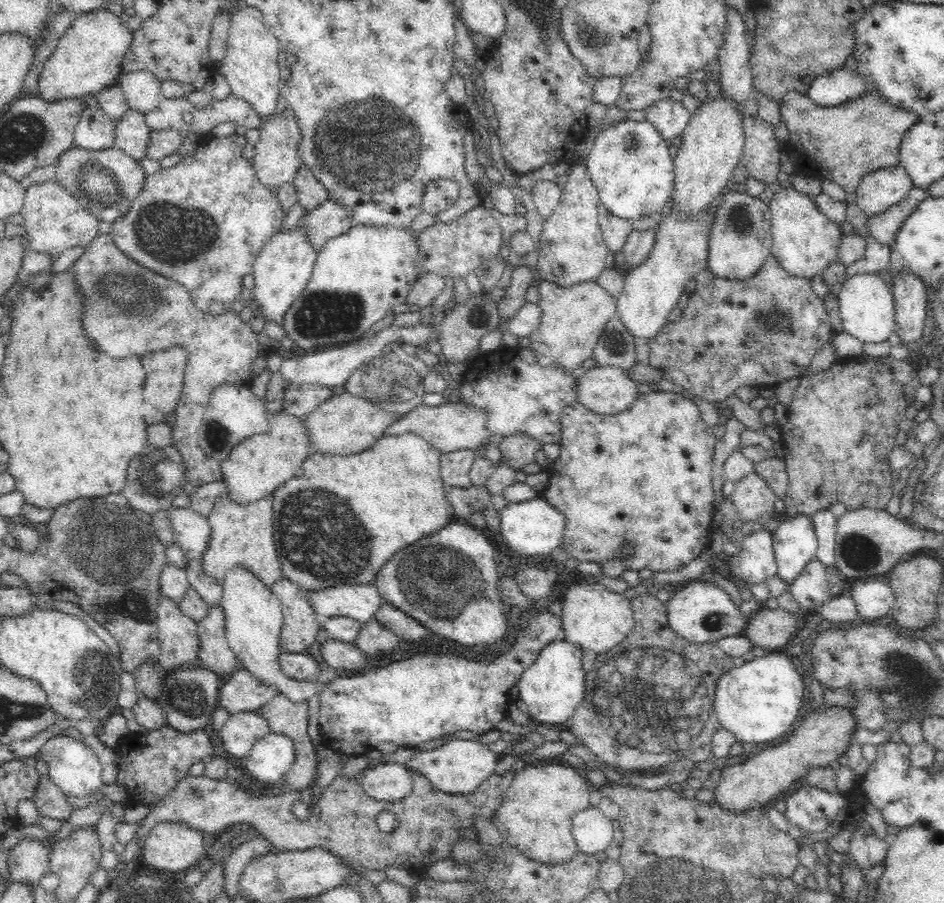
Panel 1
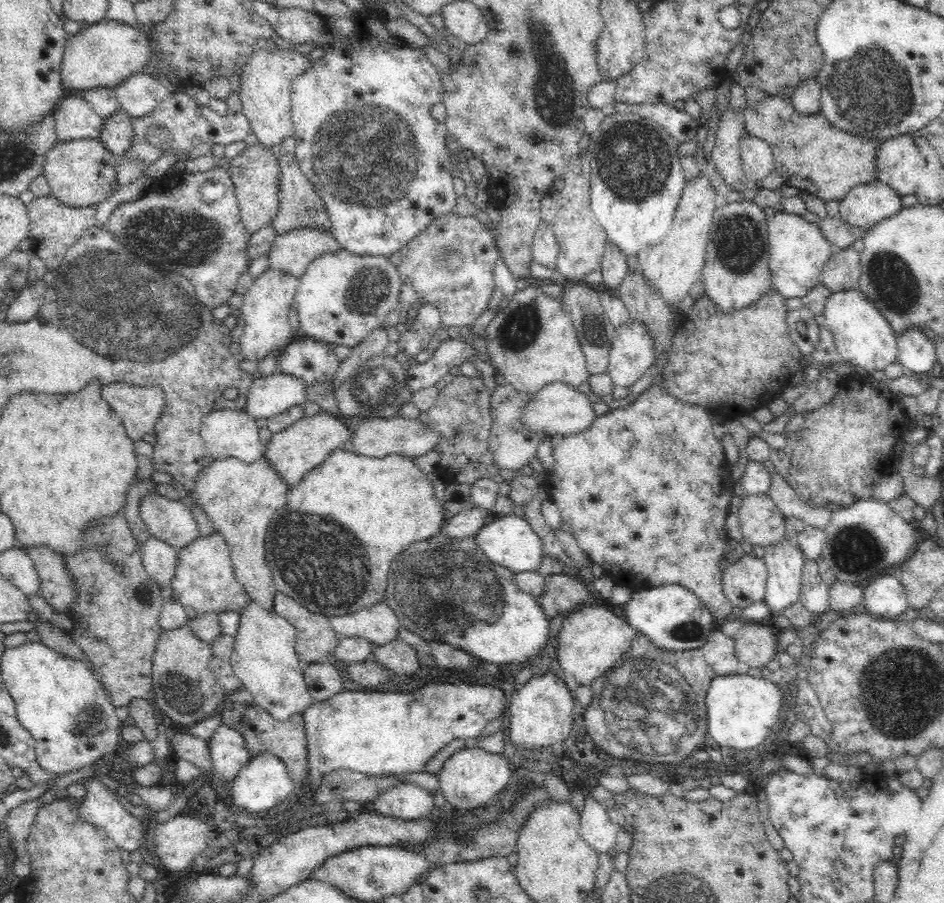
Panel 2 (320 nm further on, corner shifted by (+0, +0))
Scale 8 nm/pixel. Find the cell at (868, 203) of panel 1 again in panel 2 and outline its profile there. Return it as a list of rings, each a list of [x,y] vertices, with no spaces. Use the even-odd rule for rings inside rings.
[[[875,177],[870,182],[854,186],[846,193],[846,196],[839,200],[839,214],[837,216],[850,226],[866,228],[867,230],[877,222],[894,216],[902,210],[902,207],[902,196],[887,184],[882,184]]]

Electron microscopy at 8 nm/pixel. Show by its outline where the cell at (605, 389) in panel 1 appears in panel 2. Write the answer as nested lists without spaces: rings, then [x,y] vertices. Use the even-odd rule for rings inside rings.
[[[563,382],[547,384],[542,390],[535,392],[522,410],[521,421],[532,432],[545,432],[550,436],[556,434],[576,434],[586,430],[596,418],[593,410],[593,403],[590,402],[584,393],[578,391],[576,386],[570,386]]]

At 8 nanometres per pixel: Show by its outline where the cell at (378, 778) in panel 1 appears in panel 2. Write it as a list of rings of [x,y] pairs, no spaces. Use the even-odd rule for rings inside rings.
[[[402,782],[383,791],[372,802],[374,811],[383,816],[403,820],[419,820],[434,808],[433,794],[414,783]]]

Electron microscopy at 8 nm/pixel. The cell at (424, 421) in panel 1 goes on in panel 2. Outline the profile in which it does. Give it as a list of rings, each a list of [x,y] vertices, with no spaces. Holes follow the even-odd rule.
[[[396,416],[390,419],[361,419],[356,428],[351,428],[350,440],[347,440],[341,448],[354,454],[372,456],[374,458],[384,458],[388,454],[418,457],[426,454],[428,450],[434,450],[440,440],[439,432],[432,430],[426,425],[426,422],[421,423],[417,418],[408,419]]]

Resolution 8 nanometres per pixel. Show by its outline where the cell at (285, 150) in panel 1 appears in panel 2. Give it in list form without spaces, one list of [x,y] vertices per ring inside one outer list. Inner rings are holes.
[[[261,144],[244,147],[244,150],[230,159],[228,169],[240,211],[243,227],[250,235],[269,224],[279,209],[279,176],[280,167],[277,156],[279,147],[264,148]]]

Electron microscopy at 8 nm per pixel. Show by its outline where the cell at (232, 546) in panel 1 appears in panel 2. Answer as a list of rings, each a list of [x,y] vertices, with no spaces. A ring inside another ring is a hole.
[[[217,530],[178,551],[175,575],[169,584],[173,599],[182,604],[189,619],[204,612],[239,612],[251,601],[243,586],[235,580],[230,549]]]

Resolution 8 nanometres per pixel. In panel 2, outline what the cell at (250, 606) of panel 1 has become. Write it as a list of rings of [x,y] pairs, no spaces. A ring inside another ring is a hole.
[[[253,600],[240,613],[238,632],[234,636],[231,665],[255,704],[267,710],[274,720],[284,722],[294,714],[301,714],[313,702],[306,684],[303,667],[295,649],[296,631],[286,618],[270,610],[264,610]]]

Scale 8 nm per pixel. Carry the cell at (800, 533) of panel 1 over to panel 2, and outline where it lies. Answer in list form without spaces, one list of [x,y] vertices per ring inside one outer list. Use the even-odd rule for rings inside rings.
[[[788,539],[765,548],[763,561],[767,568],[767,581],[763,601],[770,614],[782,613],[784,608],[799,601],[805,556]]]

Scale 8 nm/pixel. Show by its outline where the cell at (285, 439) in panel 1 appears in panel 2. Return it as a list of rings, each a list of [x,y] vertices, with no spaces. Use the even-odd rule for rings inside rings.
[[[233,456],[214,459],[202,469],[194,488],[190,490],[191,499],[208,515],[215,530],[226,540],[235,580],[243,586],[251,601],[257,602],[268,612],[273,610],[277,588],[266,562],[265,539],[270,520],[277,508],[287,503],[289,491],[272,465],[265,456],[250,464]]]

